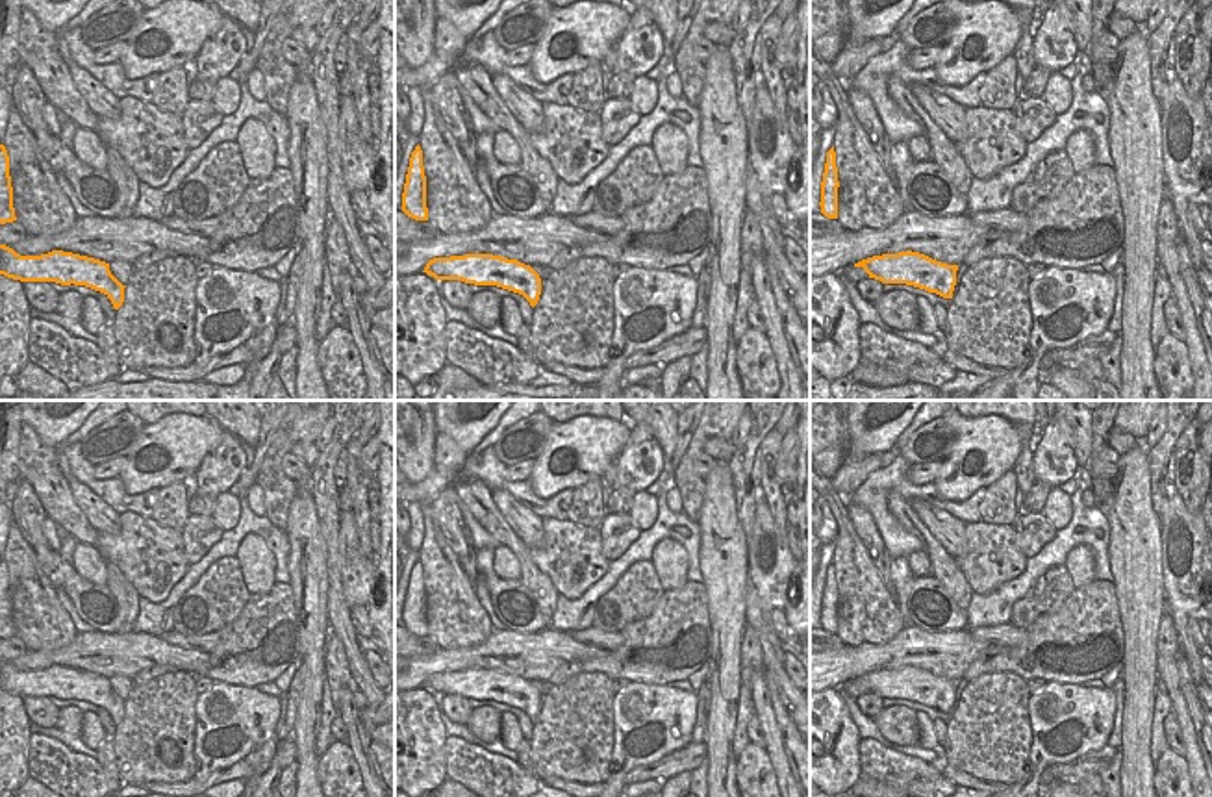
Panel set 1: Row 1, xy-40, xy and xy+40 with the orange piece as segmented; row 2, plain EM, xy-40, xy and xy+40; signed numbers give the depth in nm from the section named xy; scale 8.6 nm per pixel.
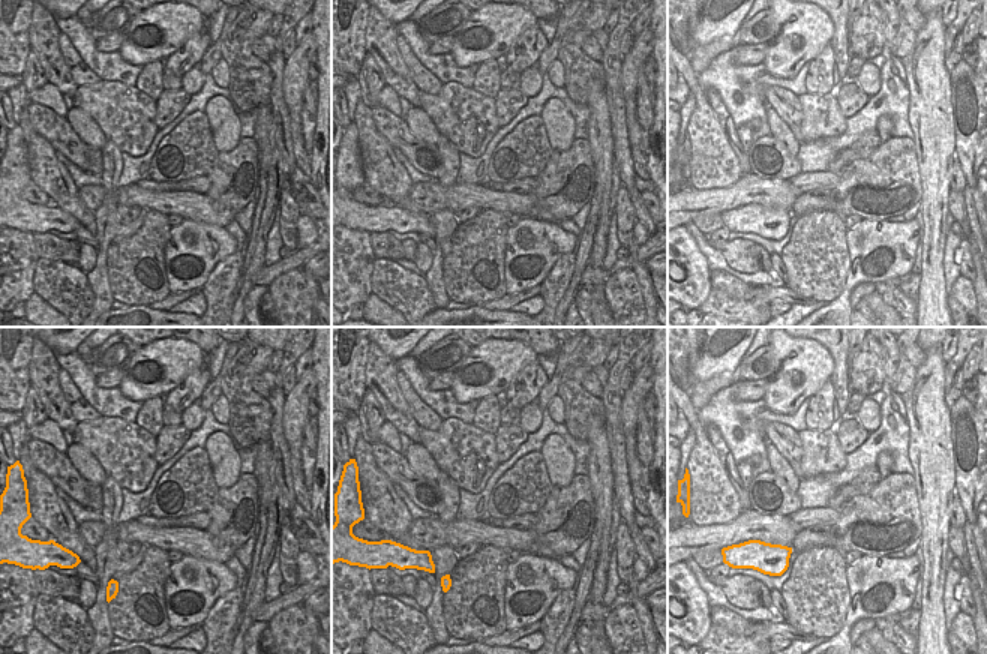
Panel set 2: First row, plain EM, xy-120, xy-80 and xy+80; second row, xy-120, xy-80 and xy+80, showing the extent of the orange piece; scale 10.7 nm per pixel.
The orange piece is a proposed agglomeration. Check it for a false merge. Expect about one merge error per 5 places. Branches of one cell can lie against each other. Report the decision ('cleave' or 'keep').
keep

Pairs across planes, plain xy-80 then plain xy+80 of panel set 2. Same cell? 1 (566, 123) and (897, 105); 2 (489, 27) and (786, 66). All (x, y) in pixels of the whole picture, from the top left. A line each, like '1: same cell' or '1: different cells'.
1: different cells
2: same cell

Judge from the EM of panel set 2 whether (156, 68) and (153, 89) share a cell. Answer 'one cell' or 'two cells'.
one cell

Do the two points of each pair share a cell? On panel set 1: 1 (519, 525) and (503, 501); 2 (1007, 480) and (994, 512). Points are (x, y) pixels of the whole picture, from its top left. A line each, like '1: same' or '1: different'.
1: same
2: same

